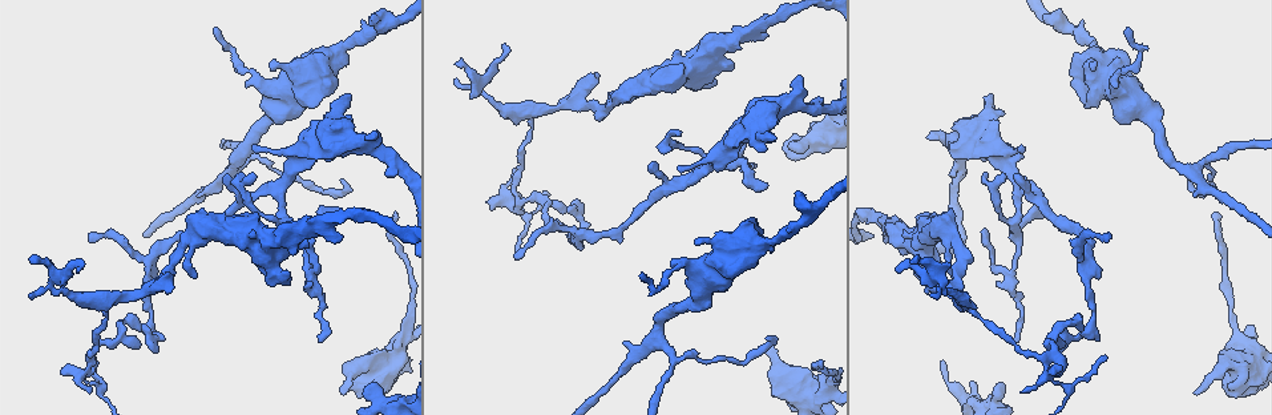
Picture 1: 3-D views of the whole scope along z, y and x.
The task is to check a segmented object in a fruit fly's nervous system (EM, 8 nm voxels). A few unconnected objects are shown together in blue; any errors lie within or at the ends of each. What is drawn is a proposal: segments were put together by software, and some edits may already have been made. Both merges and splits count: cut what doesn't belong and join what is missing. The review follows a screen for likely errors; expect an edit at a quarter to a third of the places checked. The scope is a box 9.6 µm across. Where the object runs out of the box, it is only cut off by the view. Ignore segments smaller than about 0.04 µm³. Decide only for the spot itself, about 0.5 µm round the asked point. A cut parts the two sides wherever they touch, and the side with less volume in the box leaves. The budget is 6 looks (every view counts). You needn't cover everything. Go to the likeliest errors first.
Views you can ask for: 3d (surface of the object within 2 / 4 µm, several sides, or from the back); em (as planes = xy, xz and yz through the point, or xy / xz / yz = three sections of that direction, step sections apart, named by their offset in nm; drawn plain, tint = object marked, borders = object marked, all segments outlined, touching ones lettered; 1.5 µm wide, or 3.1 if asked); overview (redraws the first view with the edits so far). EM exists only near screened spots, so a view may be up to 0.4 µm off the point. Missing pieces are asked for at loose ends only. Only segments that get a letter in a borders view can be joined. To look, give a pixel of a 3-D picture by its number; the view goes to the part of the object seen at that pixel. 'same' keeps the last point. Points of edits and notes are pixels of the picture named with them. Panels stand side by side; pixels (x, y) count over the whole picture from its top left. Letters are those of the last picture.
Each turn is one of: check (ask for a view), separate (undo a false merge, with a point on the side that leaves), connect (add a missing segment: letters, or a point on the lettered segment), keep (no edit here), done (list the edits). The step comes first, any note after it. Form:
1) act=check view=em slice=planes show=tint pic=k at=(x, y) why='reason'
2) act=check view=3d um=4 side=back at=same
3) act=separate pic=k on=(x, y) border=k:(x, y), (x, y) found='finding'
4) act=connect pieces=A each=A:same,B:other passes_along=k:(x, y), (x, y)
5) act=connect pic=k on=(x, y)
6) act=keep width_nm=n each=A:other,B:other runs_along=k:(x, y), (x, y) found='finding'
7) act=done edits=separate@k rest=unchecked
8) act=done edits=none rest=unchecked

act=check view=em slice=yz step=8 show=tint pic=1 at=(1196, 393) why='branch stops here'

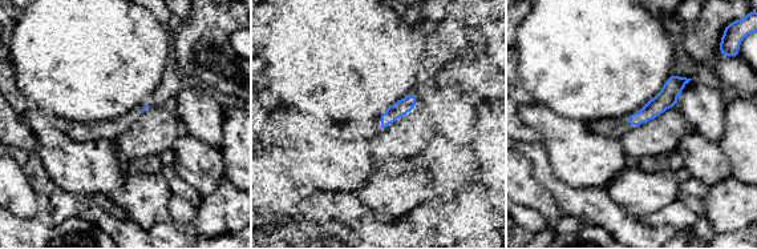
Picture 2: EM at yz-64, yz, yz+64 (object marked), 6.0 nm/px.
act=check view=em slice=planes show=tint at=same

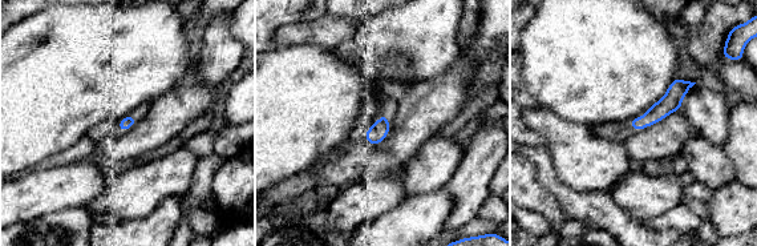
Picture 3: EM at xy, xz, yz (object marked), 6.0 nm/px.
act=check view=em slice=planes show=borders at=same why='see the neighbours'

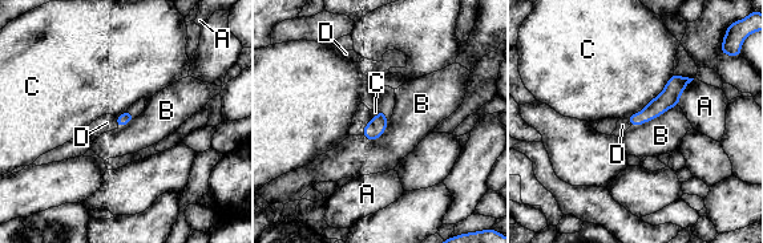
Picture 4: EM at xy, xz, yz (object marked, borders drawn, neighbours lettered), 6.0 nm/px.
act=connect pieces=D each=A:other,B:other,C:other,D:same found='it goes on there'

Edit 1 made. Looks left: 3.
act=check view=em slice=xz step=4 show=tint pic=1 at=(1217, 211) why='an open end'

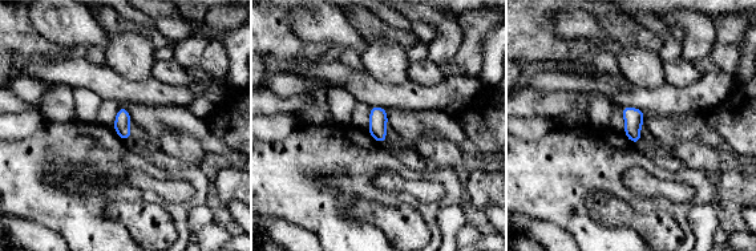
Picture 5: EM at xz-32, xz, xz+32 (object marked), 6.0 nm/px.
act=check view=em slice=planes show=borders at=same why='cut it another way'

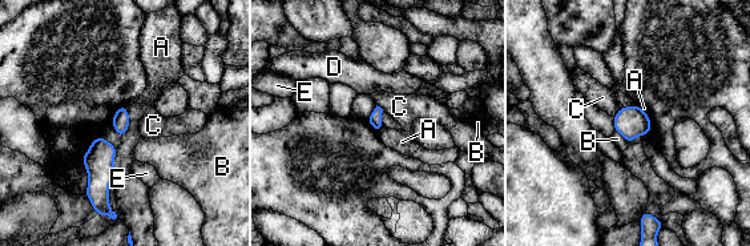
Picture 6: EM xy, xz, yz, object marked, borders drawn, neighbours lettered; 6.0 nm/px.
act=keep each=A:other,B:other,C:other,D:other,E:other border=6:(383, 128), (378, 133) found='no lettered segment goes on from it'

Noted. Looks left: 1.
act=done edits=connect@4 rest=unchecked

